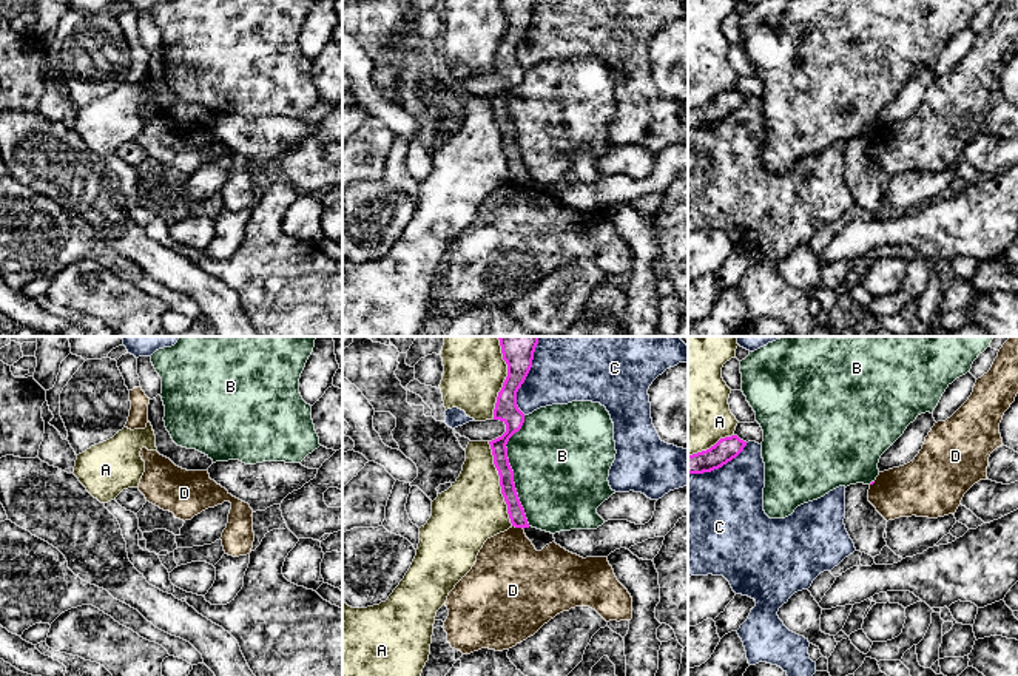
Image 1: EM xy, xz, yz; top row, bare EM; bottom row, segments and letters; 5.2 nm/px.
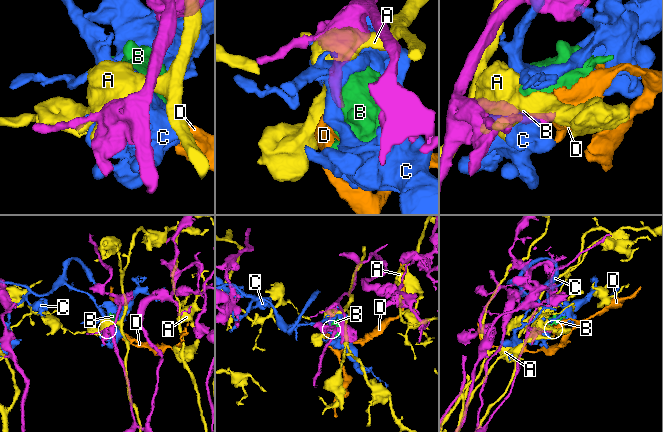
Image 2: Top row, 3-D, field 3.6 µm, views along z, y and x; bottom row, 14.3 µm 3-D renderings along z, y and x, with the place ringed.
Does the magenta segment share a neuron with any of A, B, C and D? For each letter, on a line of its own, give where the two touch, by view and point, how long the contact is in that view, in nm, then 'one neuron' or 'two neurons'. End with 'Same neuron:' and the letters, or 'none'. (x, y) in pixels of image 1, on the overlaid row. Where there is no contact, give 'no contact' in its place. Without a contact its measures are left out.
A: xz (500, 483) | 460 nm | two neurons
B: xz (512, 471) | 600 nm | two neurons
C: xz (526, 375) | 420 nm | two neurons
D: xz (519, 527) | 70 nm | two neurons
Same neuron: none

